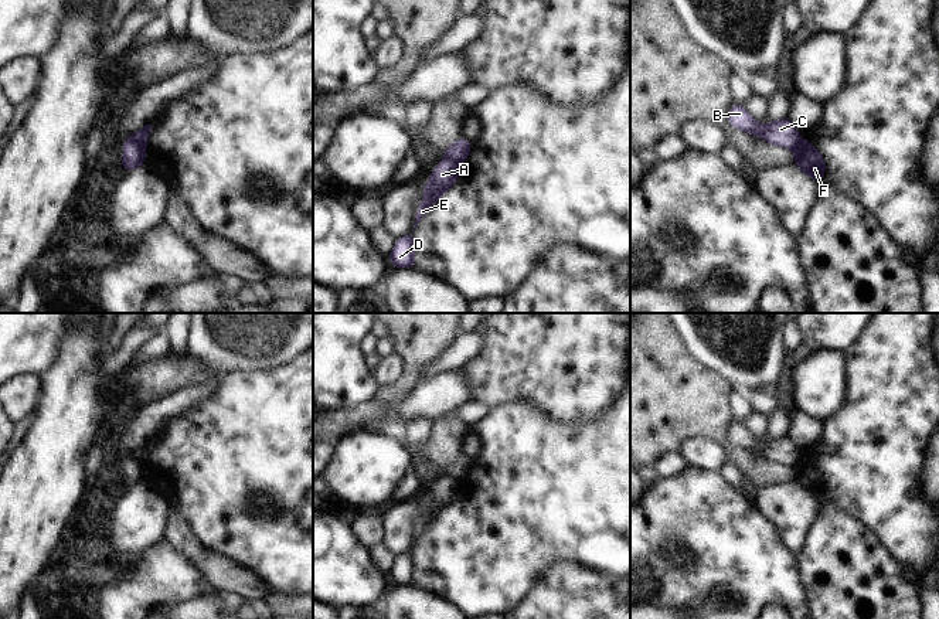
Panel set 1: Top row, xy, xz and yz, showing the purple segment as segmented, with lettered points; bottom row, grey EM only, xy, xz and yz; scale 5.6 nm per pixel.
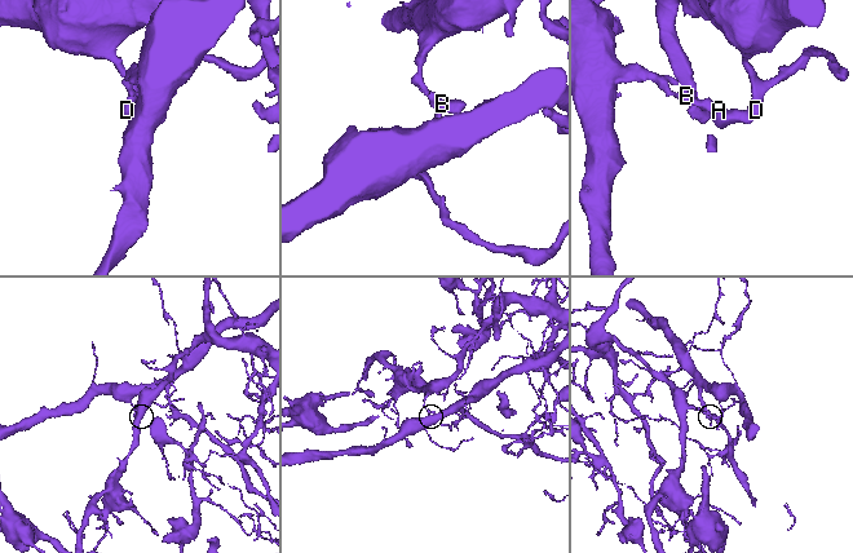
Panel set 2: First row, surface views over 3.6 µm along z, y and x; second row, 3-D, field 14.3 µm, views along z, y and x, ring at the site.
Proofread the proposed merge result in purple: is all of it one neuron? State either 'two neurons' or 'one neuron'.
two neurons

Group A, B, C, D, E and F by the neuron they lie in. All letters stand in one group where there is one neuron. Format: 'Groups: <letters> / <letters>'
Groups: A D E F / B C

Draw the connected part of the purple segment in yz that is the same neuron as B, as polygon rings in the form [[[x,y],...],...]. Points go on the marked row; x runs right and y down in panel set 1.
[[[734,102],[728,110],[728,122],[734,127],[753,136],[759,135],[770,144],[779,147],[795,149],[800,142],[800,136],[797,135],[797,130],[789,118],[780,119],[778,122],[769,122],[768,125],[762,126],[746,112],[745,106]]]

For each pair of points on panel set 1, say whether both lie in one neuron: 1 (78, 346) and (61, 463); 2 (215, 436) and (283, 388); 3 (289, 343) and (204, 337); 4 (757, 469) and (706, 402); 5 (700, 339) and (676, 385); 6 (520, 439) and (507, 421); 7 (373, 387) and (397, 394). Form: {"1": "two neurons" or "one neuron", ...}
{"1": "one neuron", "2": "one neuron", "3": "one neuron", "4": "one neuron", "5": "two neurons", "6": "one neuron", "7": "two neurons"}

